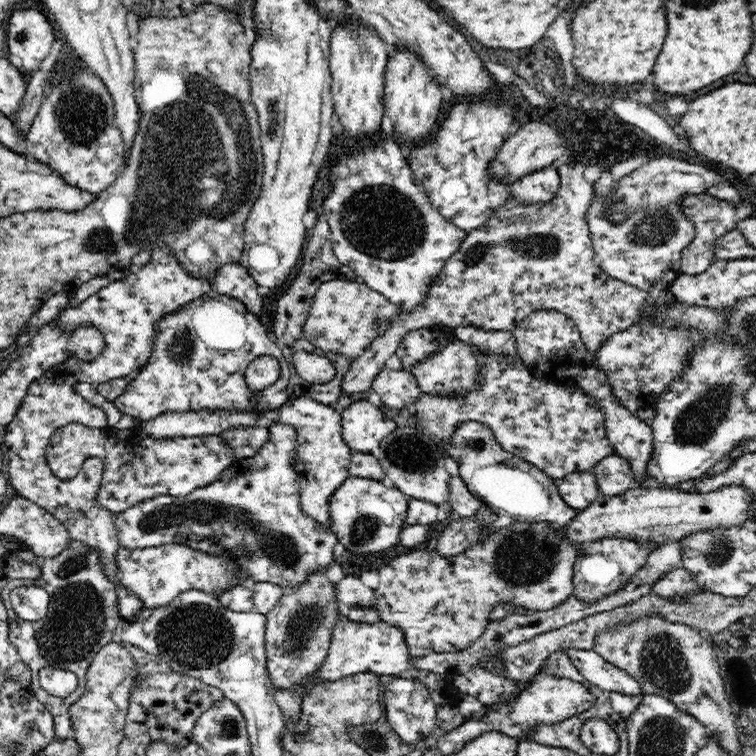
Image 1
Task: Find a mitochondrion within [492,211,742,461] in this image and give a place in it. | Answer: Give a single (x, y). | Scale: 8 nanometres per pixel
(698, 422)

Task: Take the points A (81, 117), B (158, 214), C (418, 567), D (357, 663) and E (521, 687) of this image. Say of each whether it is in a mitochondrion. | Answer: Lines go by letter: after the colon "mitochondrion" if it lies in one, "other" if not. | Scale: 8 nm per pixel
A: mitochondrion
B: mitochondrion
C: other
D: other
E: other

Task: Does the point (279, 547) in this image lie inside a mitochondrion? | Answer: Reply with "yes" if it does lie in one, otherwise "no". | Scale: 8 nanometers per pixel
yes

